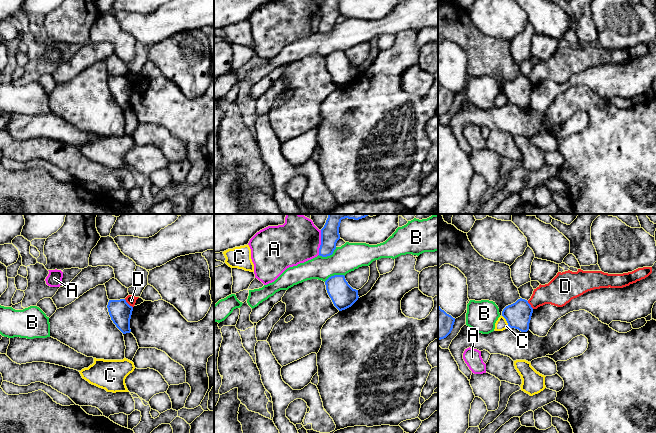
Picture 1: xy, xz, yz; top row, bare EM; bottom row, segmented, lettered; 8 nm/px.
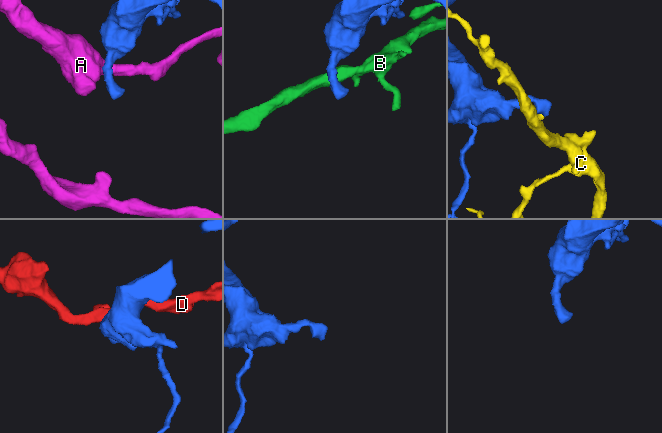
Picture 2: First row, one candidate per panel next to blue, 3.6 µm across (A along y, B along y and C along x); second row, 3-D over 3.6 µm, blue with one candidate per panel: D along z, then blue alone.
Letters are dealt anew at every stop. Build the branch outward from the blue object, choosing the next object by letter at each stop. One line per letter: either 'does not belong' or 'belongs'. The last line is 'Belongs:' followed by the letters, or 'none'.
A: does not belong
B: does not belong
C: does not belong
D: does not belong
Belongs: none

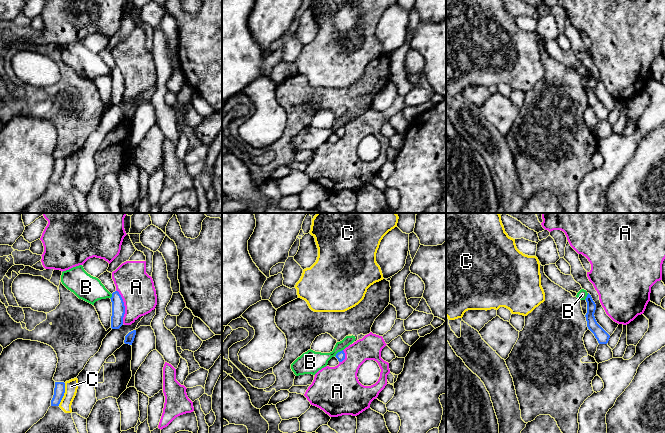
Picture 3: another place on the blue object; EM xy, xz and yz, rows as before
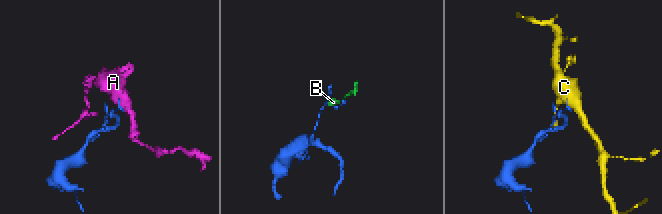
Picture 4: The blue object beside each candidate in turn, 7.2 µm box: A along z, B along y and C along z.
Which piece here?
A: does not belong
B: does not belong
C: does not belong
Belongs: none

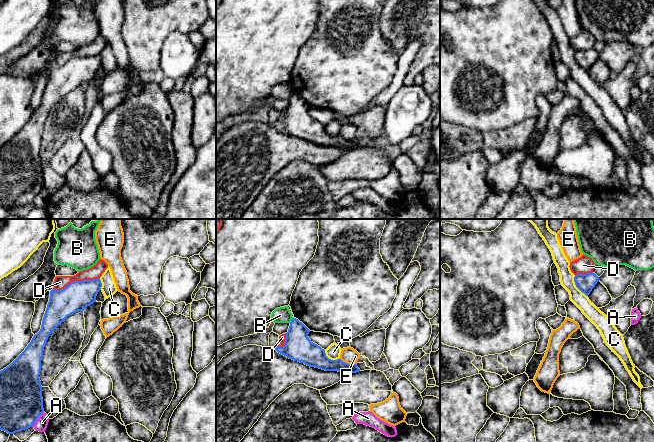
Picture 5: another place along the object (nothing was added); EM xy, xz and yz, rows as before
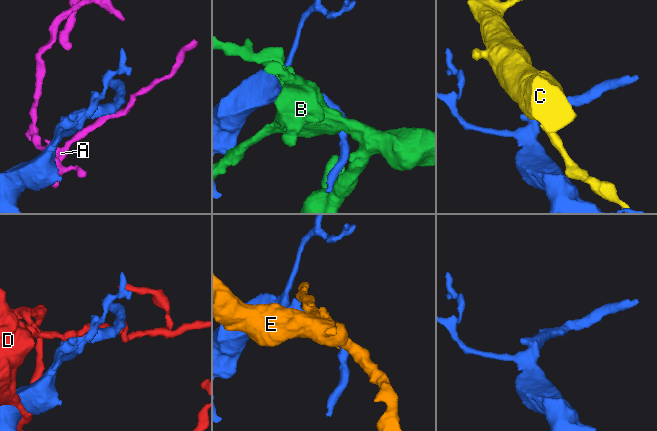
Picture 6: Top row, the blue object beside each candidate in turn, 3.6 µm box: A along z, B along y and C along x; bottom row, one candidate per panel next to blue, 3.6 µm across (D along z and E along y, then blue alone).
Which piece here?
A: does not belong
B: does not belong
C: does not belong
D: does not belong
E: does not belong
Belongs: none

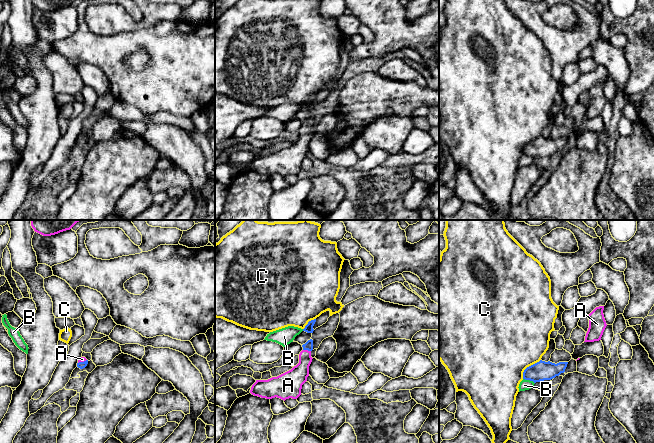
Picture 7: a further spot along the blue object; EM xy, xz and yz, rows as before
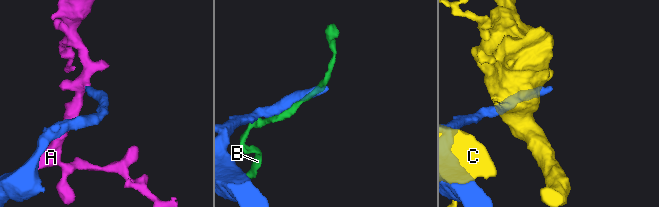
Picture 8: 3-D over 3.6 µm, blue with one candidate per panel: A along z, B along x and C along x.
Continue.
A: belongs
B: does not belong
C: does not belong
Belongs: A

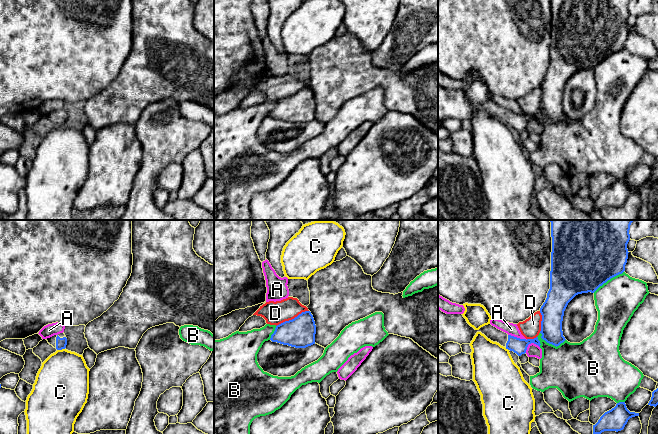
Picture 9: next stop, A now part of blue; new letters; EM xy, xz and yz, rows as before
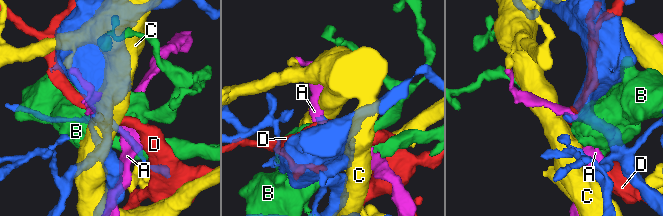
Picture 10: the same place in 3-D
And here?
A: does not belong
B: does not belong
C: does not belong
D: does not belong
Belongs: none

